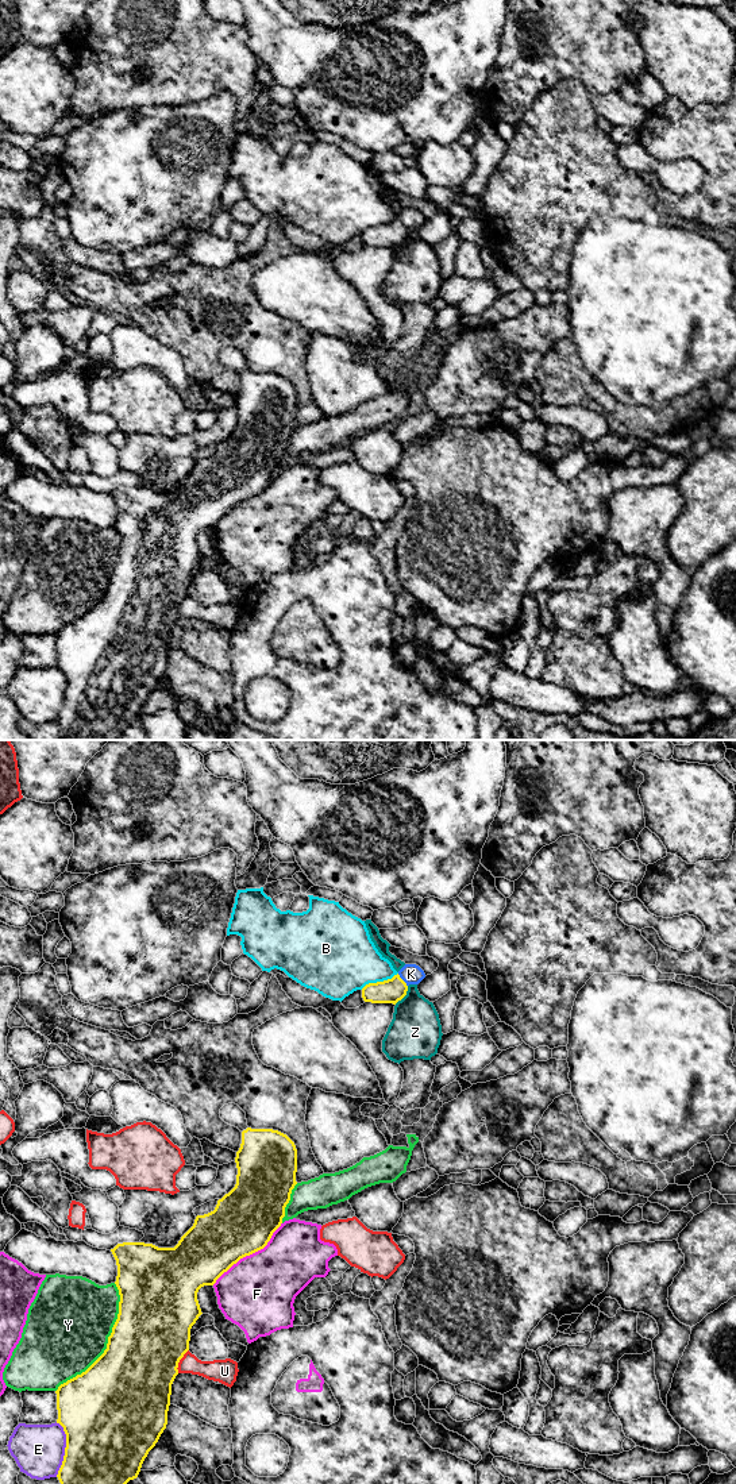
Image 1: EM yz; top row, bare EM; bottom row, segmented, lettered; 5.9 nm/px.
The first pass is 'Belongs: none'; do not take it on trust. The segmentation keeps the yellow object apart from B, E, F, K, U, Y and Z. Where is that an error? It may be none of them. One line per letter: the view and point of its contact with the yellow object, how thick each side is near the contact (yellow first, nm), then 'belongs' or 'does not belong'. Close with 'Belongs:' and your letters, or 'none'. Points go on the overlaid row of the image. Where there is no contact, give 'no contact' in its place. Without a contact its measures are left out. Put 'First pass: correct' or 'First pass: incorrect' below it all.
B: contact yz (378, 982); calibres 140 and 400 nm; does not belong
E: contact yz (65, 1449); calibres 480 and 300 nm; does not belong
F: contact yz (250, 1253); calibres 380 and 440 nm; does not belong
K: contact yz (403, 981); calibres 140 and 120 nm; belongs
U: contact yz (178, 1361); calibres 460 and 130 nm; does not belong
Y: contact yz (108, 1342); calibres 460 and 480 nm; does not belong
Z: contact yz (404, 995); calibres 140 and 320 nm; does not belong
Belongs: K
First pass: incorrect

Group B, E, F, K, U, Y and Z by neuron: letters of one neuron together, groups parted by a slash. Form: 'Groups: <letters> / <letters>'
Groups: B / E / F / K / U / Y / Z

